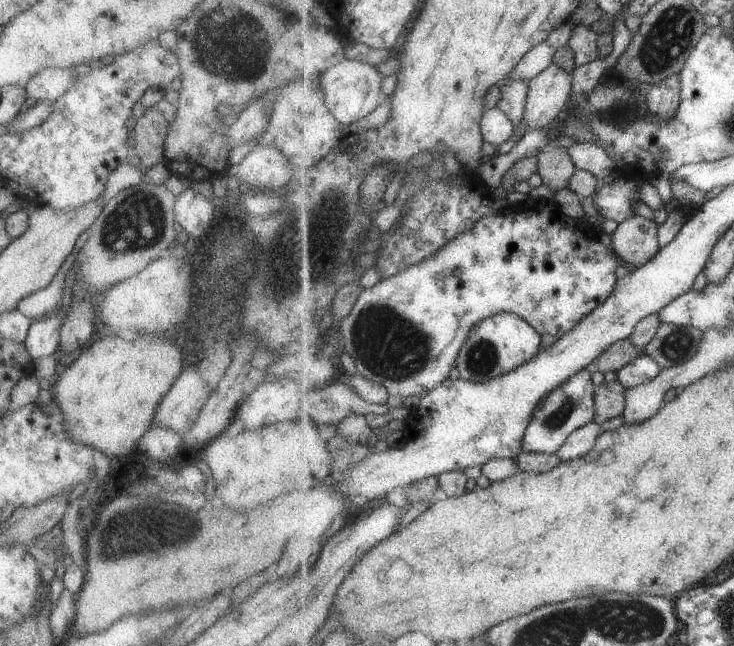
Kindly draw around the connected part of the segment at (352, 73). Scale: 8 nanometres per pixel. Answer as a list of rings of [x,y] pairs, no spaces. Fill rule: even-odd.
[[[344,60],[323,75],[323,91],[327,93],[327,106],[344,126],[359,122],[381,106],[387,78],[387,75],[380,72],[379,66],[359,60]]]

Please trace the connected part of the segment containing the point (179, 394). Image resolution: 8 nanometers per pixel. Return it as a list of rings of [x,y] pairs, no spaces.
[[[197,366],[183,368],[174,386],[156,408],[156,416],[151,426],[160,424],[174,430],[178,435],[186,434],[194,426],[210,394],[210,388],[202,380]]]

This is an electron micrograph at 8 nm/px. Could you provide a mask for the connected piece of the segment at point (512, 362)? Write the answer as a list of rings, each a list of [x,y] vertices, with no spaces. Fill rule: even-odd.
[[[498,312],[474,326],[458,358],[457,368],[465,380],[486,382],[527,364],[540,354],[540,350],[543,350],[542,335],[526,317],[510,312]]]

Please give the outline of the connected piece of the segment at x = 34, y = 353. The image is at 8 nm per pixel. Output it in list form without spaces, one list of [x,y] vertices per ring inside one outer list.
[[[49,315],[34,320],[23,343],[32,359],[57,356],[61,346],[62,315]]]

